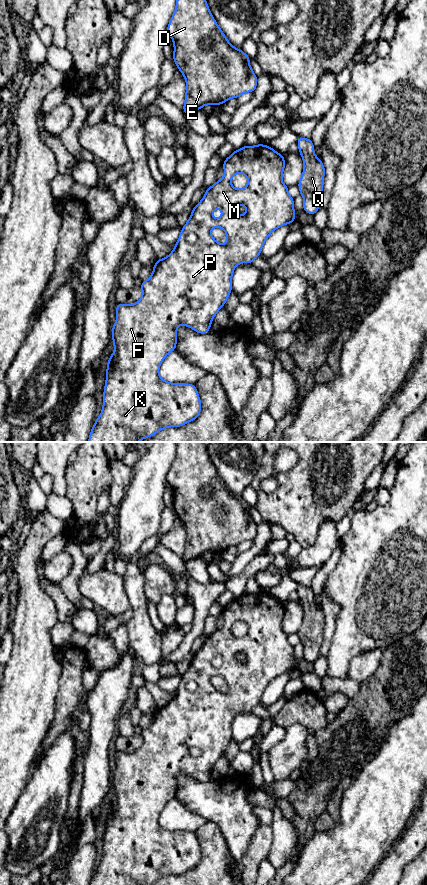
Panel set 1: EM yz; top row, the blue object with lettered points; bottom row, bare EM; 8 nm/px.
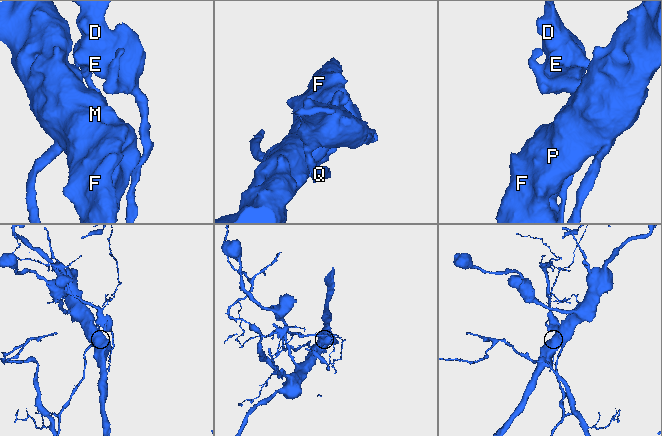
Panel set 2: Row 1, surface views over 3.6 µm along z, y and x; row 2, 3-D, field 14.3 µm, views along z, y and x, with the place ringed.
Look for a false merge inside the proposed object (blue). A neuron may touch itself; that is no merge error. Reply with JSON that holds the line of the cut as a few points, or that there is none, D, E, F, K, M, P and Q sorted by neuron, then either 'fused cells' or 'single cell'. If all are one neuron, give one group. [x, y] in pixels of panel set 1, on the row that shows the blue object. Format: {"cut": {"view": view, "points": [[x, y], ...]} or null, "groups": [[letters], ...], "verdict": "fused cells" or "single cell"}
{"cut": null, "groups": [["D", "E", "F", "K", "M", "P", "Q"]], "verdict": "single cell"}

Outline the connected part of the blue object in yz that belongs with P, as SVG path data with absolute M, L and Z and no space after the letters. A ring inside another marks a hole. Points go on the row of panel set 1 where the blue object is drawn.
M261 143L256 146L245 145L224 160L223 168L223 178L206 189L202 200L194 206L187 223L181 229L173 251L167 257L158 259L150 278L141 283L141 299L132 305L116 305L117 317L112 326L115 352L110 355L107 363L102 411L95 419L88 442L139 442L165 428L181 427L201 414L201 400L195 384L170 383L159 375L162 361L176 349L177 327L183 324L199 334L209 332L213 318L224 306L232 291L235 267L240 263L253 263L274 230L295 222L294 199L282 181L285 168L283 155ZM237 173L247 176L248 184L243 189L235 189L231 184L232 177ZM239 204L246 207L245 215L236 212ZM216 208L222 211L219 219L212 216ZM215 227L225 231L225 244L218 243L212 237L211 229Z

